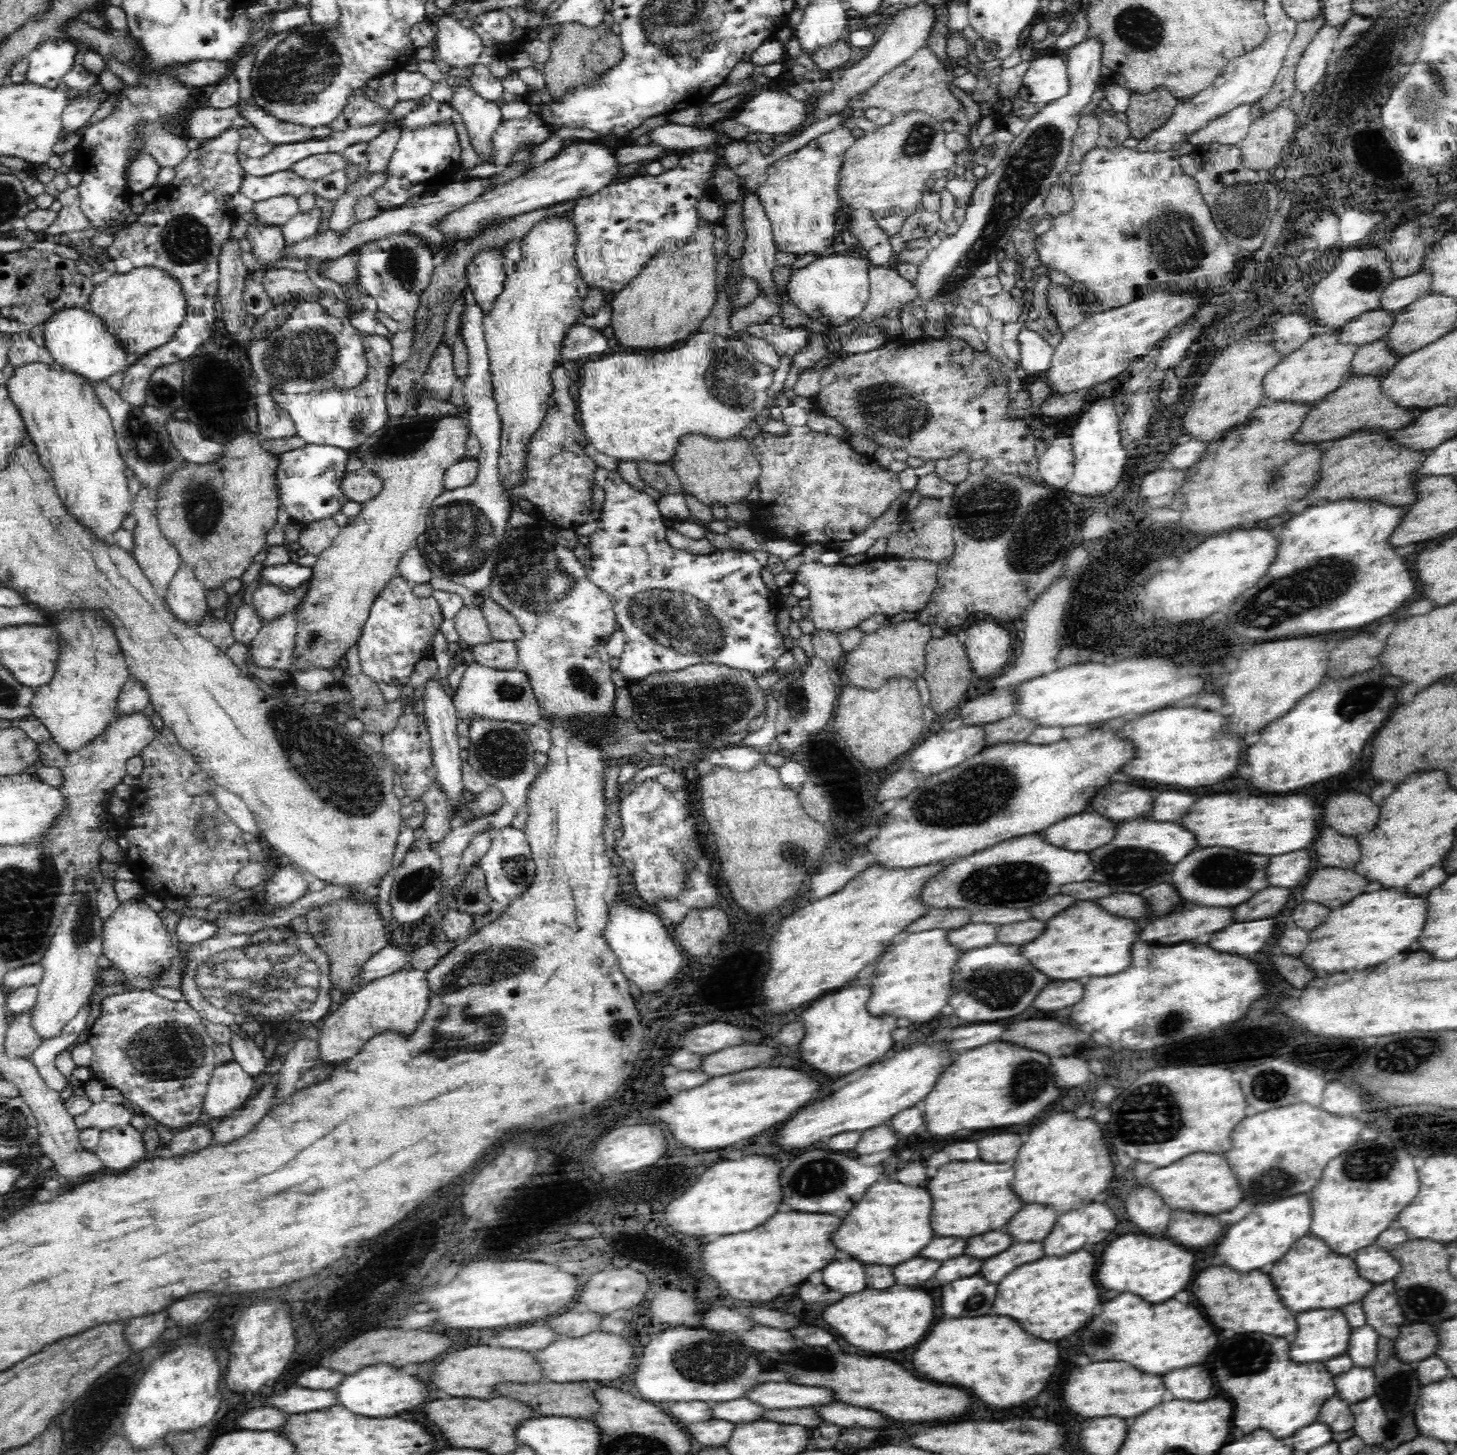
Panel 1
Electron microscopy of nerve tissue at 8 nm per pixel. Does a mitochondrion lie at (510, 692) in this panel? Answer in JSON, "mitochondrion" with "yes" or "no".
{"mitochondrion":"yes"}

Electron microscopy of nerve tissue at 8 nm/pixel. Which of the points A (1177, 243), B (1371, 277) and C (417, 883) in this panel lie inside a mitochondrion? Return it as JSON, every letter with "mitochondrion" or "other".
{"A":"mitochondrion","B":"mitochondrion","C":"mitochondrion"}

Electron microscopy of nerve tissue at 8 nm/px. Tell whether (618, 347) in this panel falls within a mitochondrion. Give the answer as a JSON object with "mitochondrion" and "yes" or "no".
{"mitochondrion":"no"}

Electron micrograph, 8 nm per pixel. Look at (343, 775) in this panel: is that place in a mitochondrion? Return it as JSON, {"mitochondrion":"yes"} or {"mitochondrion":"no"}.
{"mitochondrion":"yes"}

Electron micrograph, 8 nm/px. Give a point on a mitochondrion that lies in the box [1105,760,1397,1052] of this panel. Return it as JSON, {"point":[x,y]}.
{"point":[1216,870]}

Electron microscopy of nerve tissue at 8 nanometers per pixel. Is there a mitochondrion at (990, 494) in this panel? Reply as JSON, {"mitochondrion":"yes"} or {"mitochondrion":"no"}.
{"mitochondrion":"yes"}

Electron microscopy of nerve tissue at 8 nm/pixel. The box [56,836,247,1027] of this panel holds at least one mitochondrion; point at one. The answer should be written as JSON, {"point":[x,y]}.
{"point":[82,933]}

